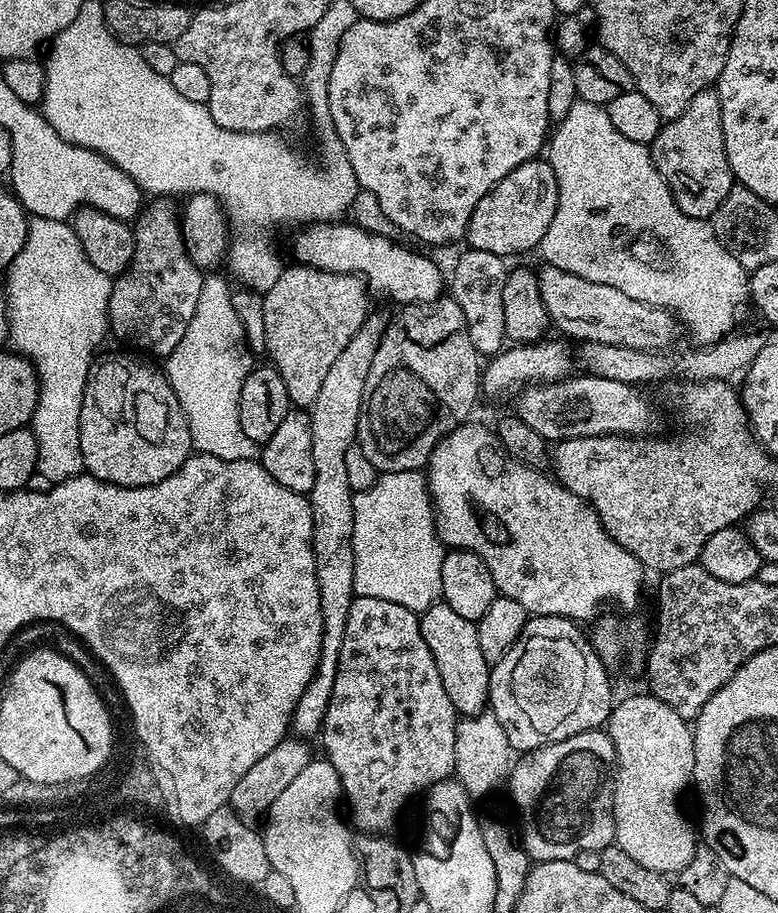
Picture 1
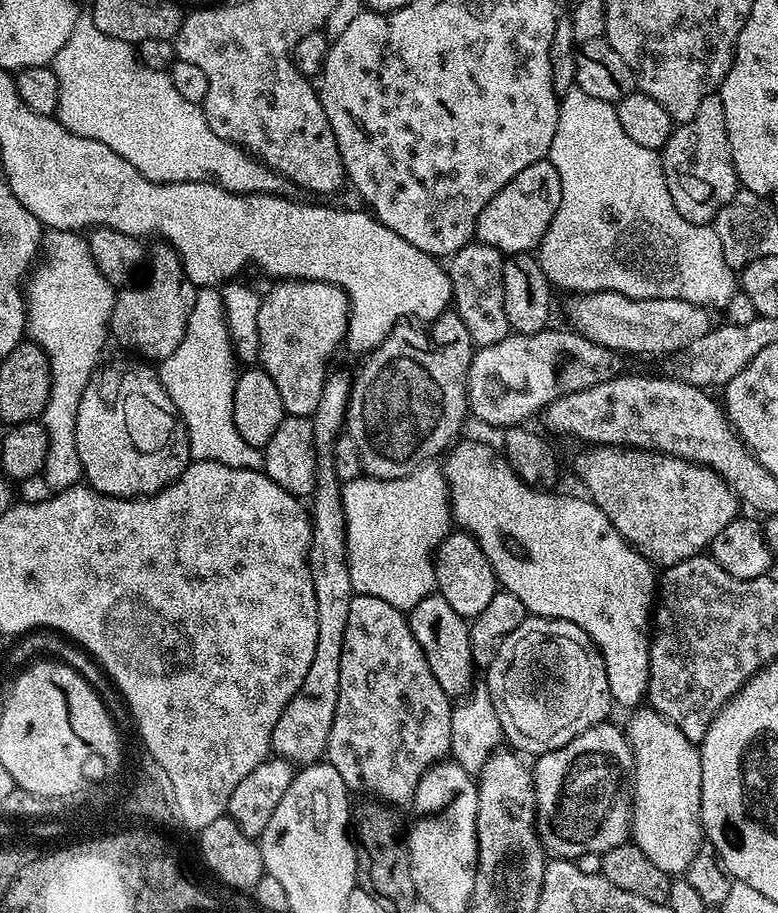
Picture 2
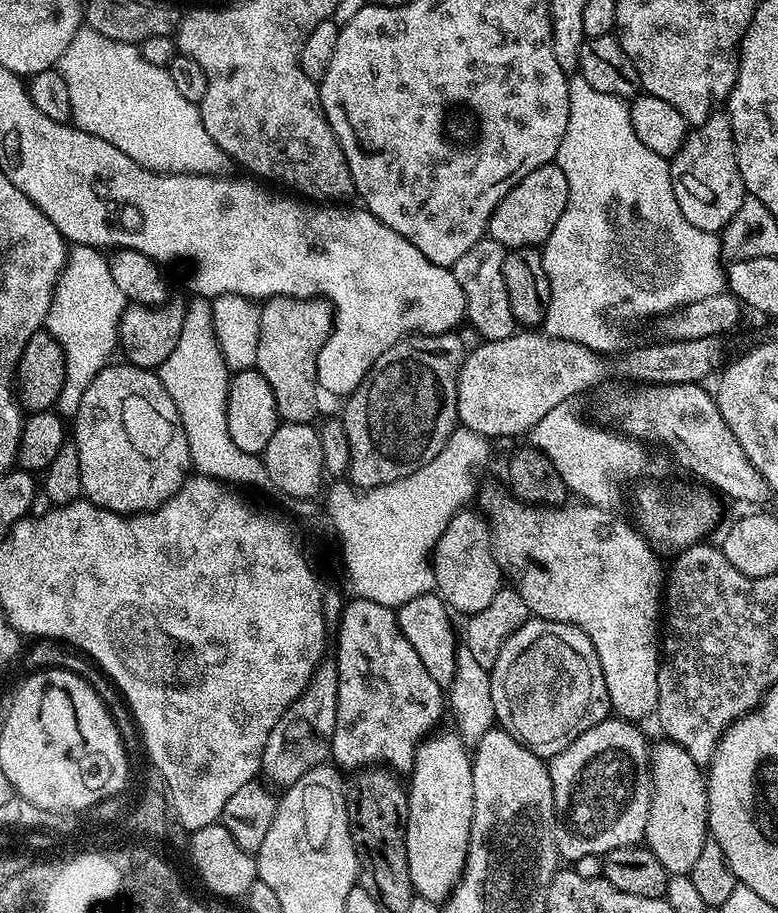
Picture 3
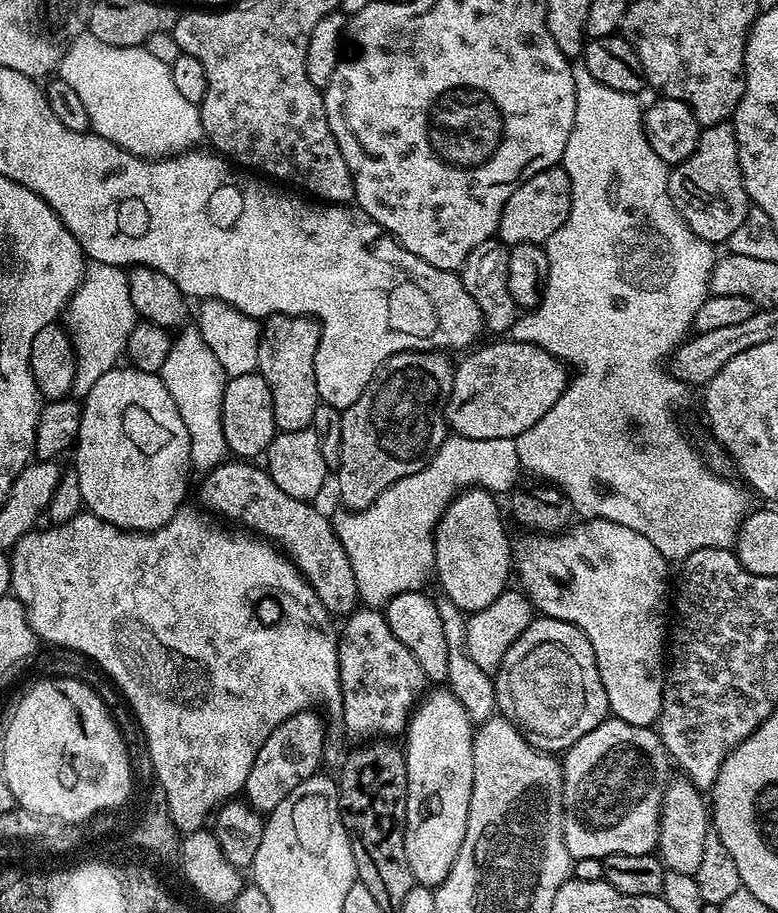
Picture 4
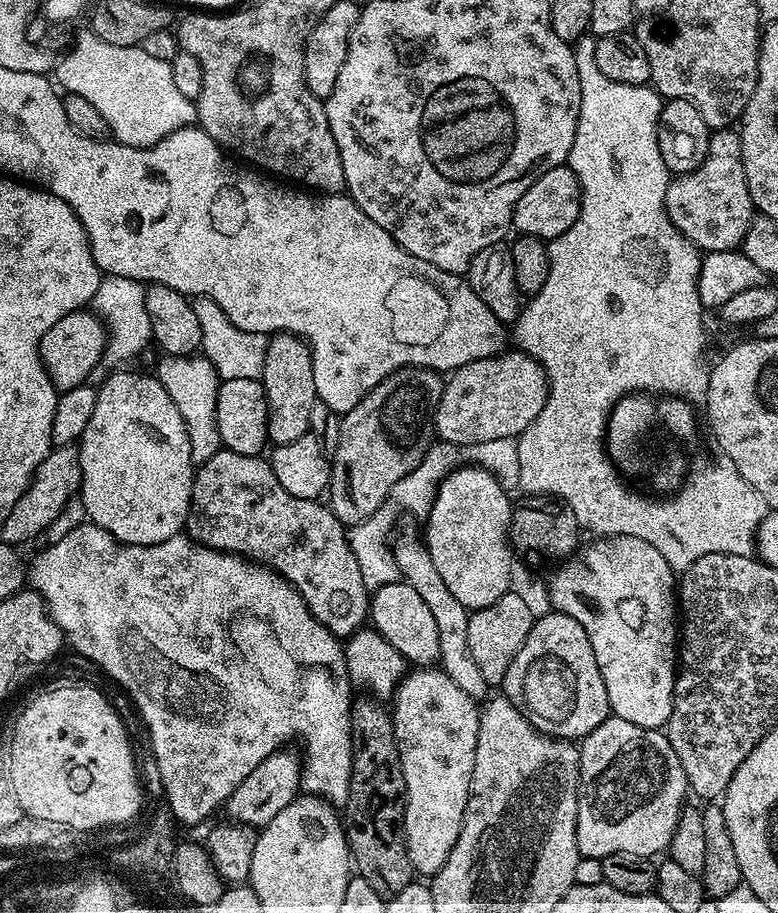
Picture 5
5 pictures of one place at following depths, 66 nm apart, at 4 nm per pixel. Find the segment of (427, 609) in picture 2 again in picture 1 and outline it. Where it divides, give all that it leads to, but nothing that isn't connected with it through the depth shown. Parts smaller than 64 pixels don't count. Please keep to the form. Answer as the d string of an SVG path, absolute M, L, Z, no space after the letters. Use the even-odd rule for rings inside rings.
M443 602L430 605L426 611L419 613L419 618L426 646L430 646L434 662L438 662L442 684L446 686L446 694L450 694L450 702L454 702L457 713L465 717L485 711L489 707L492 691L490 665L486 658L482 658L482 646L478 646L475 623L462 618L462 614L450 610L450 606Z

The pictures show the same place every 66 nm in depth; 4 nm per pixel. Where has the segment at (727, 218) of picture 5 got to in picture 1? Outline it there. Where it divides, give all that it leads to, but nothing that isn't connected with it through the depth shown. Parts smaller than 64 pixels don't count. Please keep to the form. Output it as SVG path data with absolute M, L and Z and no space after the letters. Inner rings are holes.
M716 91L694 94L690 106L678 118L661 123L650 151L658 174L670 186L681 210L699 220L712 218L734 185L722 138L722 106Z

